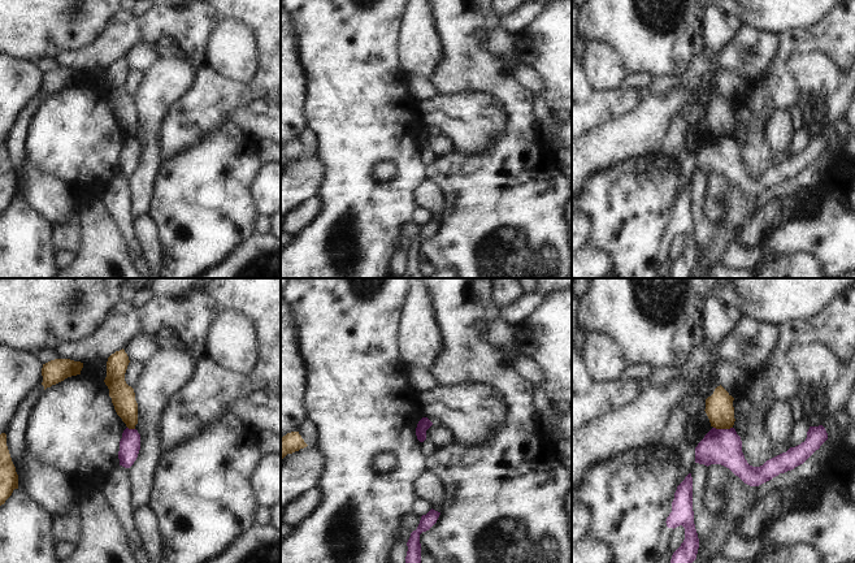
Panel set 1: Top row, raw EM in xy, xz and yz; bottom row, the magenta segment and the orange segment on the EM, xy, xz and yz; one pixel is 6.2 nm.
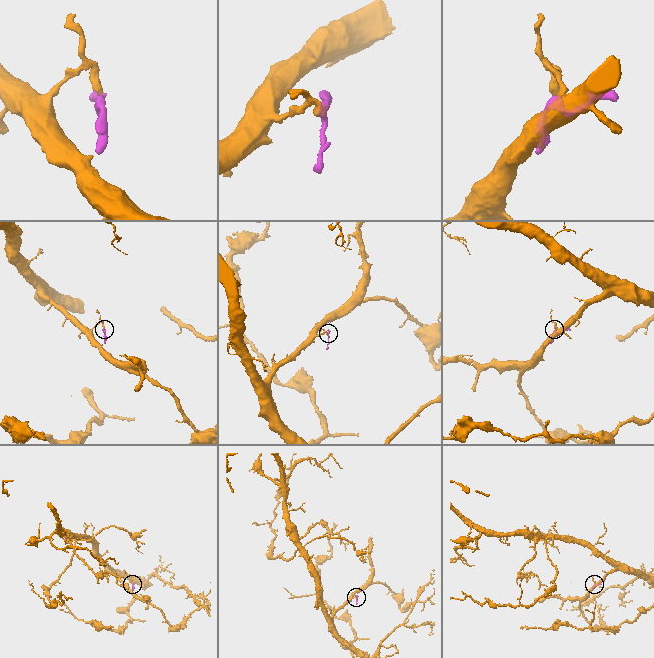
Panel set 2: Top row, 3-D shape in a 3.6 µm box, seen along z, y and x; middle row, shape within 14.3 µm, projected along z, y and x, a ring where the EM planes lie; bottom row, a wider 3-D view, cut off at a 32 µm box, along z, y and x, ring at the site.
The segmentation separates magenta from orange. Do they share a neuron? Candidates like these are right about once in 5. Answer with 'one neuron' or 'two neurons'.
two neurons

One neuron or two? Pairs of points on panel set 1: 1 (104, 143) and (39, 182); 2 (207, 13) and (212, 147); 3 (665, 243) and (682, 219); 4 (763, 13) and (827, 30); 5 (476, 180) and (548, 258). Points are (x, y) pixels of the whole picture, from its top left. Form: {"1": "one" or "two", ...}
{"1": "two", "2": "two", "3": "one", "4": "two", "5": "one"}

